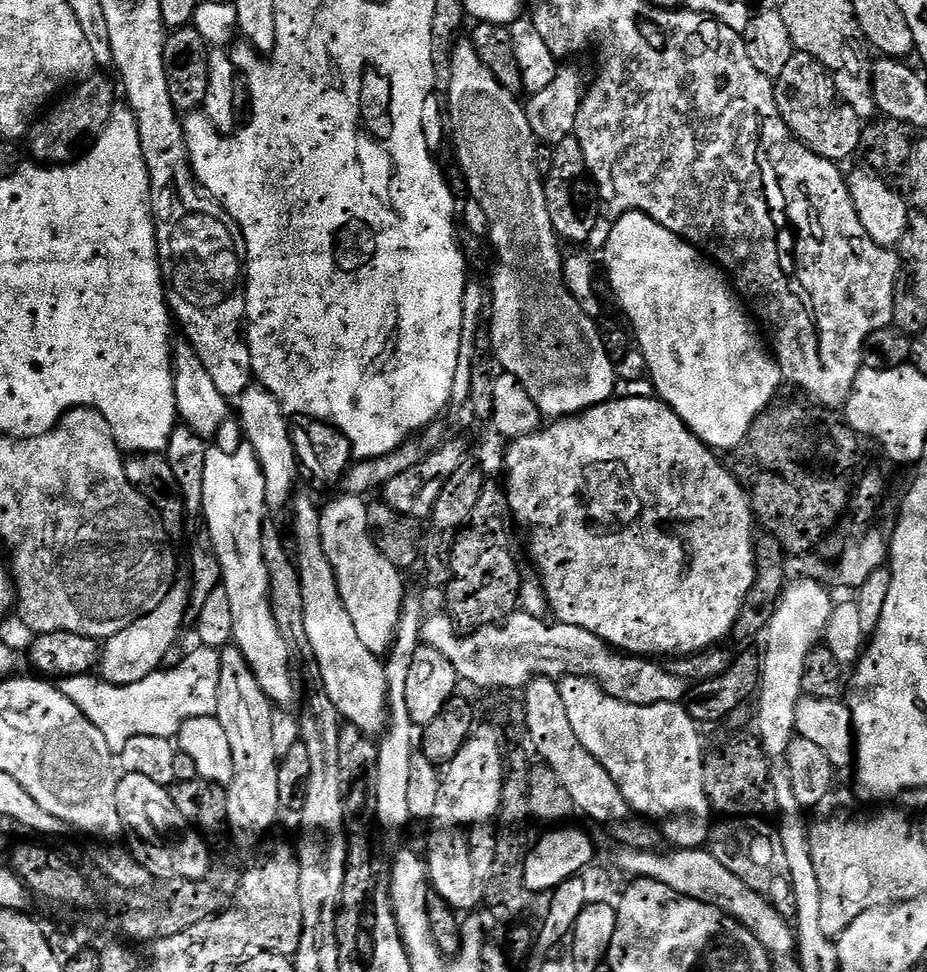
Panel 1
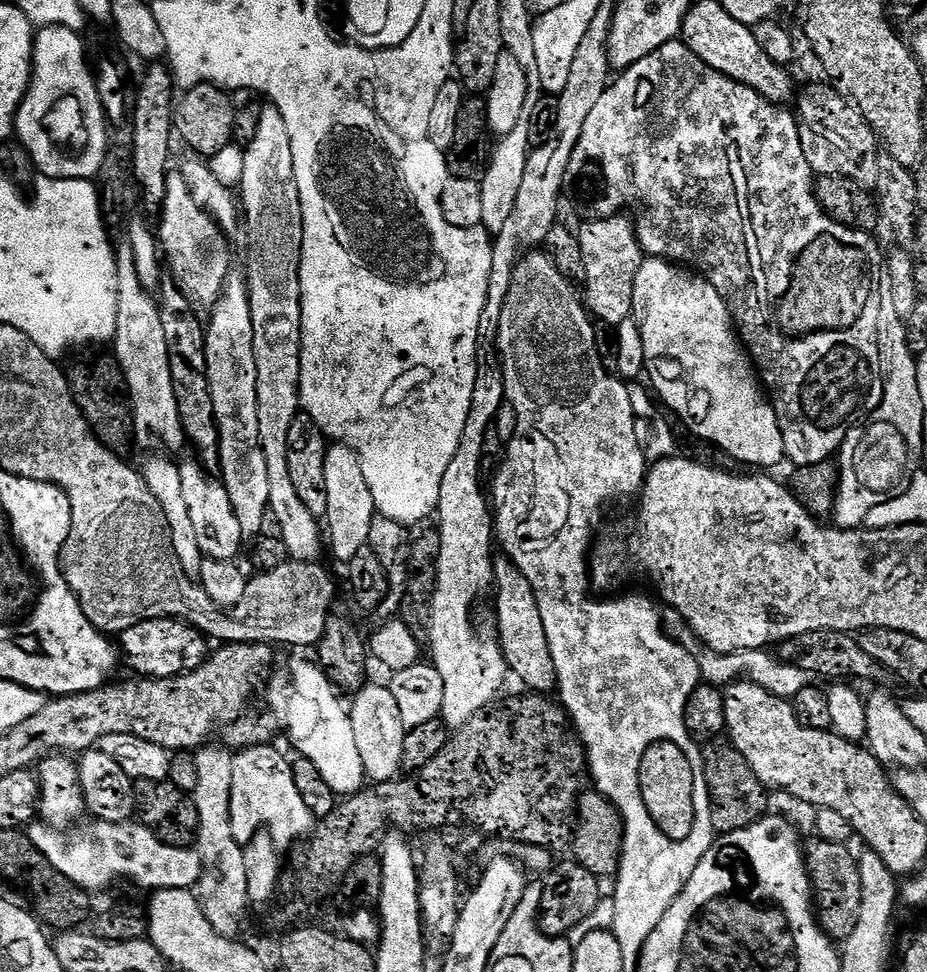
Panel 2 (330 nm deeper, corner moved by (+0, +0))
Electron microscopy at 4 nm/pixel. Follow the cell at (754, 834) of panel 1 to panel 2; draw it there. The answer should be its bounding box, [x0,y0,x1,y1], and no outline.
[802,835,862,942]

